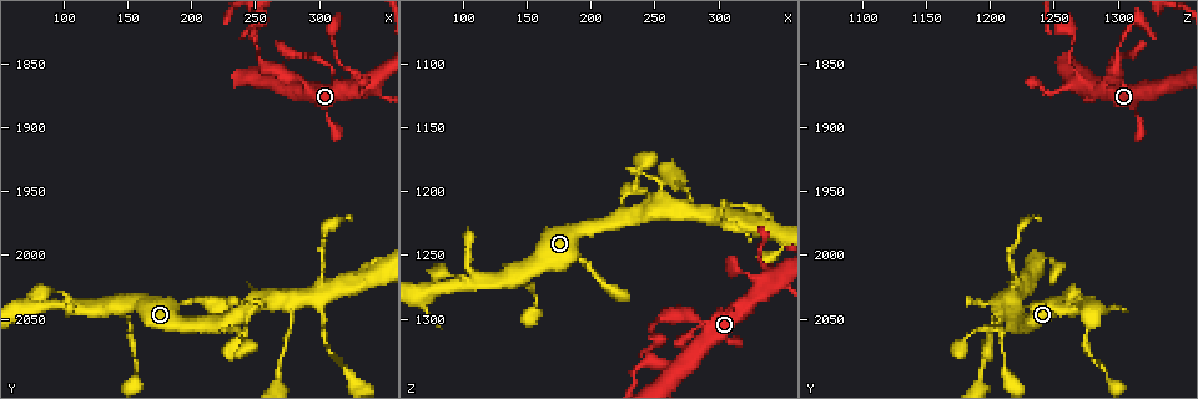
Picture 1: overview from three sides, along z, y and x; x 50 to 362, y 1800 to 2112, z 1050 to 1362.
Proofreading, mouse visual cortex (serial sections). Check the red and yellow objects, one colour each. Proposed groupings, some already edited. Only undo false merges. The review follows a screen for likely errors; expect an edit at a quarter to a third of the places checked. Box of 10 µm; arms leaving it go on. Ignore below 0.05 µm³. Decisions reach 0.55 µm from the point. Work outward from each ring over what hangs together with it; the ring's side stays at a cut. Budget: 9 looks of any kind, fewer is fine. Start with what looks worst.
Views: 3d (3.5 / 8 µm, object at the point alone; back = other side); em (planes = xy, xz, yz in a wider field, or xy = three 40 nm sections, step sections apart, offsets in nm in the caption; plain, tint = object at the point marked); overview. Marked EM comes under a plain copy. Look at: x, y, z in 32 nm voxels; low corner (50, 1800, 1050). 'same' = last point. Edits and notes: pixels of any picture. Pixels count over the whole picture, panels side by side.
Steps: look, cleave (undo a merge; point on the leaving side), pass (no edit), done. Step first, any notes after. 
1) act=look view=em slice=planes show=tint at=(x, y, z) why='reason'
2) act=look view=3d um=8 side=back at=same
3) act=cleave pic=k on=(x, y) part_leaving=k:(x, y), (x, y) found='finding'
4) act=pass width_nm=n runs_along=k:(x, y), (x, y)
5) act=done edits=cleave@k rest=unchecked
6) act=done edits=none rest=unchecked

act=look view=3d um=3.5 at=(334, 1866, 1274) why='abrupt turn'

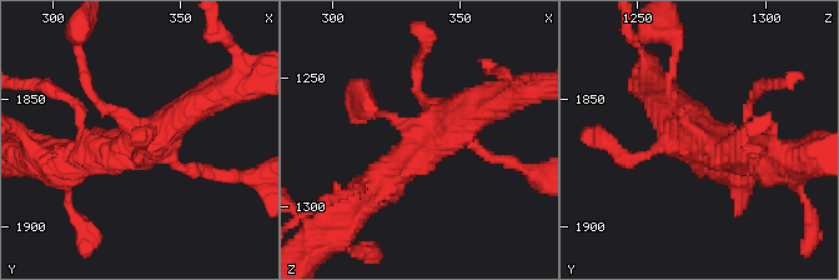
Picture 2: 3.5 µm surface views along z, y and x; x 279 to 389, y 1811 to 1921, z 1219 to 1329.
act=pass runs_along=2:(362, 201), (420, 140), (481, 105) found='all the same cell'

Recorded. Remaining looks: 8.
act=look view=3d um=3.5 at=(278, 1862, 1300) why='calibre changes'

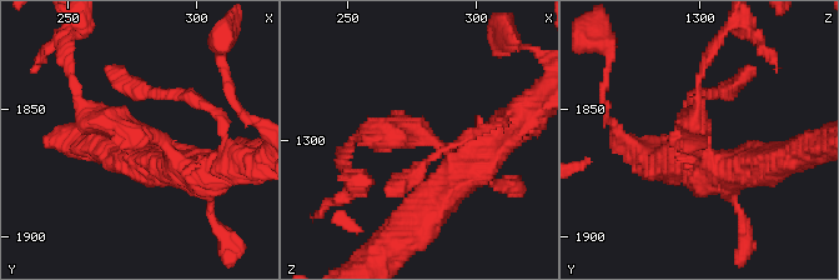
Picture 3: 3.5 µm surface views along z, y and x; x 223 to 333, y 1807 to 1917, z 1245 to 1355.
act=look view=em slice=planes show=tint at=(276, 1860, 1297) arm_widths_nm=200,350

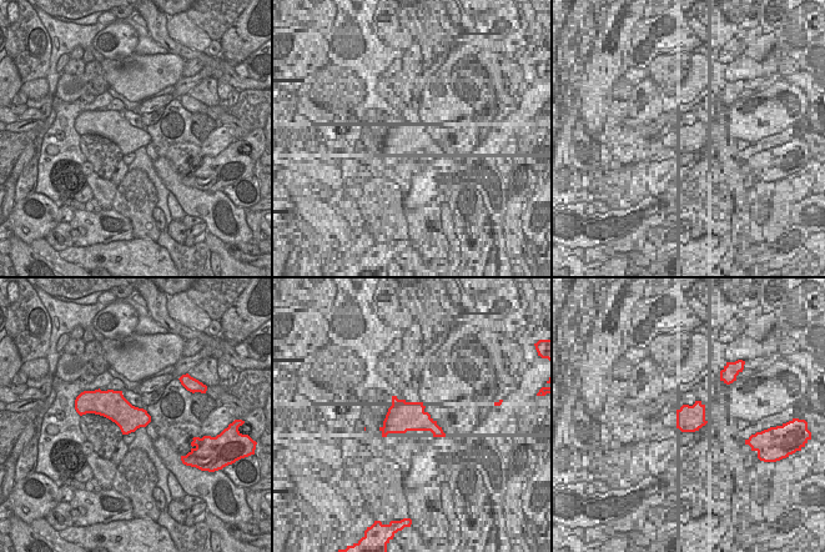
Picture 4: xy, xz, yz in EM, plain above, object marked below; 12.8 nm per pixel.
act=pass runs_along=3:(199, 175), (152, 133), (95, 121), (80, 86) found='continuous, no second cell'

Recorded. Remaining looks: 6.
act=look view=3d um=3.5 at=(278, 2044, 1210) why='thin arm on a thick one'

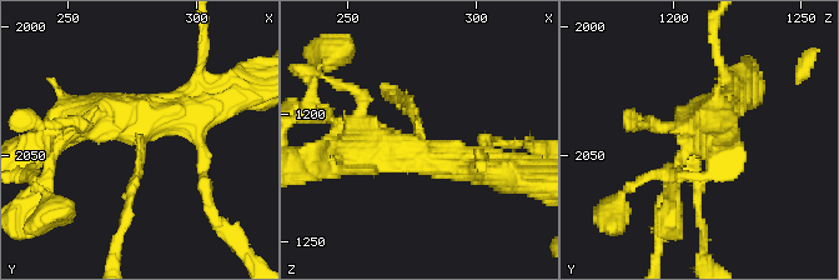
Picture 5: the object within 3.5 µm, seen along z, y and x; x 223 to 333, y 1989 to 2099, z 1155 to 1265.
act=look view=em slice=xy step=2 show=tint at=(278, 2046, 1210) arms=3 arm_widths_nm=150,400,500 why='need the tissue'

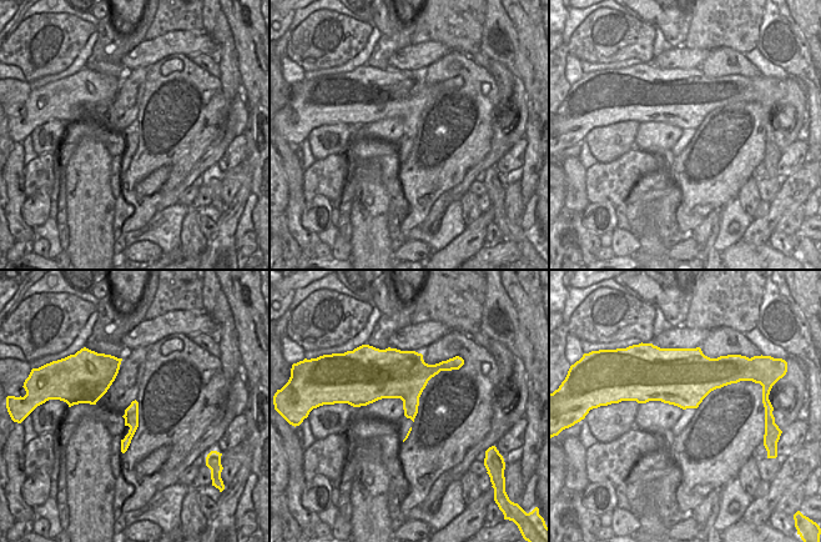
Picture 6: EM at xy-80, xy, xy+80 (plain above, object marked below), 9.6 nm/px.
act=pass runs_along=6:(135, 405), (132, 430), (124, 447) found='all the same cell'

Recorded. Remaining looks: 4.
act=look view=em slice=xy step=1 show=tint at=(142, 2038, 1266) why='calibre changes'

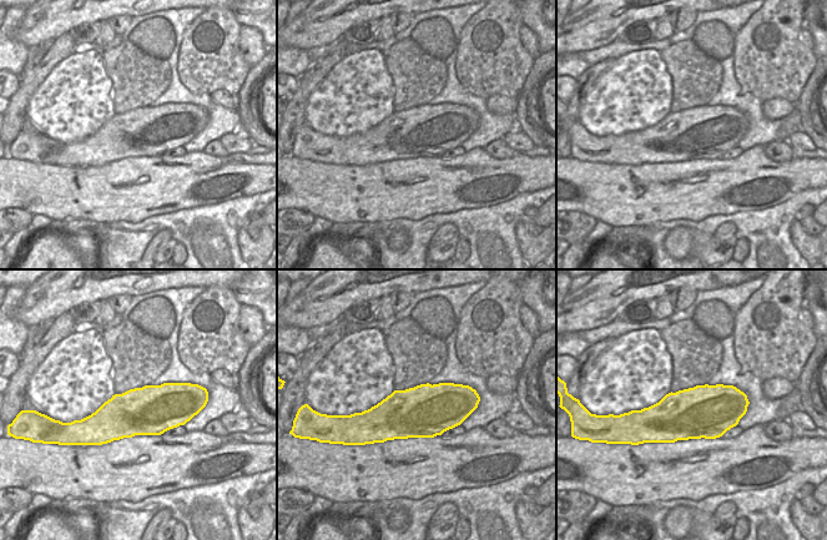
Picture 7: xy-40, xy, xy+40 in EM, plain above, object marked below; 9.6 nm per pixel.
act=look view=3d um=3.5 at=same

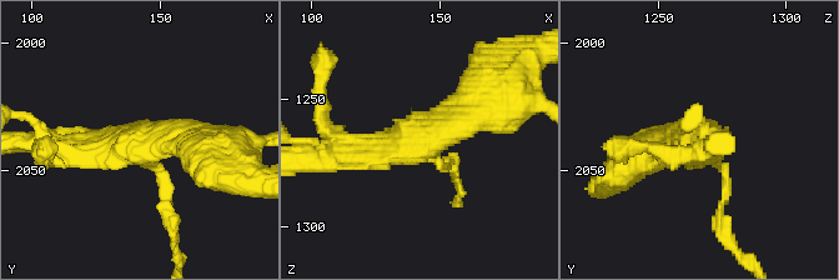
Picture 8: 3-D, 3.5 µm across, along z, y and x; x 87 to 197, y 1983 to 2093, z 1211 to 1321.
act=pass runs_along=8:(492, 96), (416, 145), (340, 155) found='continuous, no second cell'

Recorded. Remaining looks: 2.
act=done edits=none rest=unchecked

